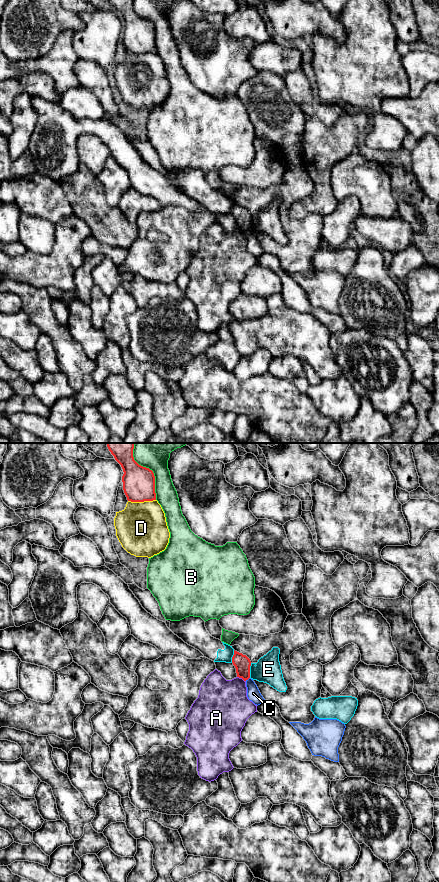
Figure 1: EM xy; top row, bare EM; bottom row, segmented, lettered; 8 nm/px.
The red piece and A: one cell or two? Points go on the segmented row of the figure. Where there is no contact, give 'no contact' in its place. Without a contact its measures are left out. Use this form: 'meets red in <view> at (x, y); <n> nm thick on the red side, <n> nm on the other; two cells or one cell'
meets red in xy at (241, 677); 140 nm thick on the red side, 380 nm on the other; two cells

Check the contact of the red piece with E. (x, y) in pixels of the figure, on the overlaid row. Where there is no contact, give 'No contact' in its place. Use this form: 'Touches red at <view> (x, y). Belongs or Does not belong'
Touches red at xy (249, 670). Does not belong

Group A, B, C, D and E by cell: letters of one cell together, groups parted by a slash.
A / B / C / D / E

